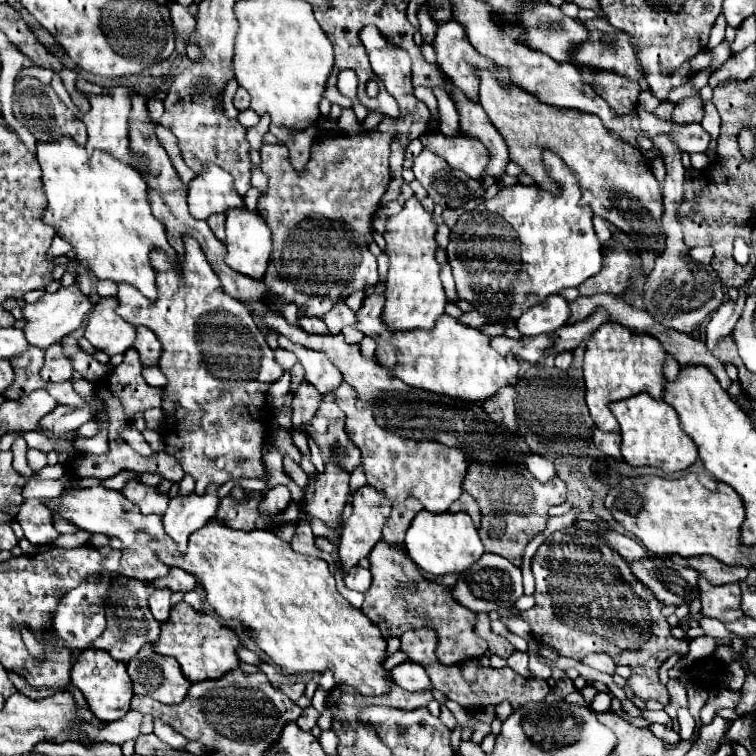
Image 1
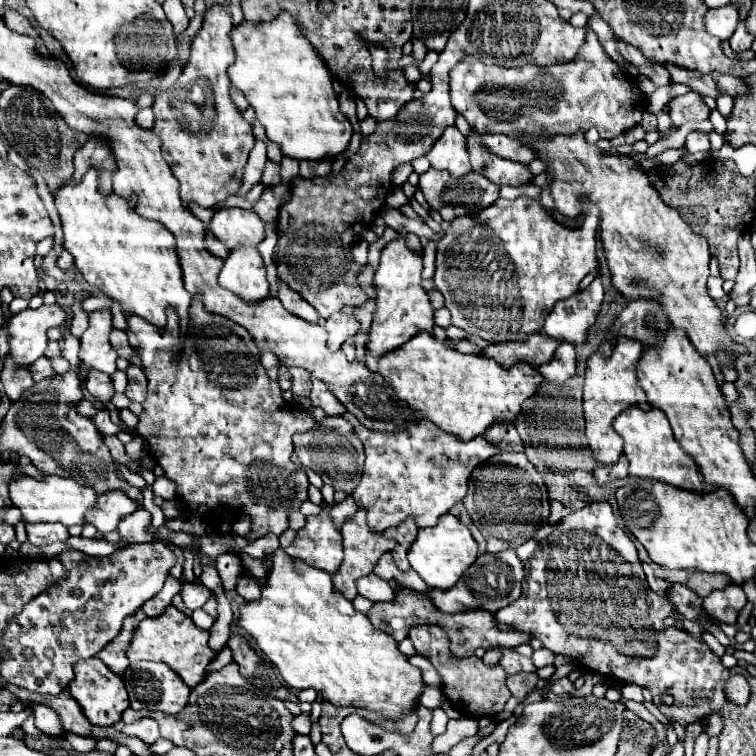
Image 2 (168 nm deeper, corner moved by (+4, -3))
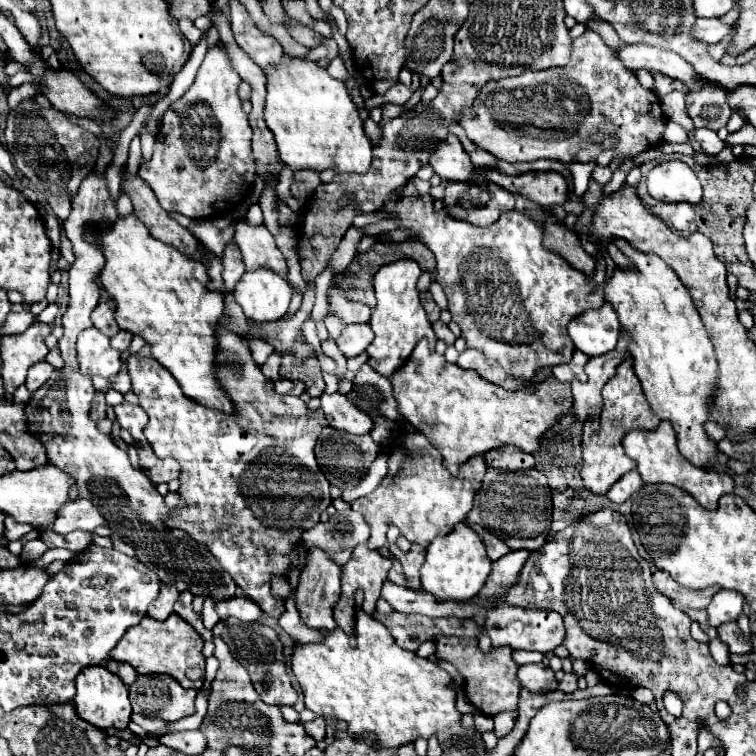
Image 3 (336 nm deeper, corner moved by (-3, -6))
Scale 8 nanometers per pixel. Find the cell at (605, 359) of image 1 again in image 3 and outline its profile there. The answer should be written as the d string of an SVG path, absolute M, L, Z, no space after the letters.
M624 359L618 365L616 375L602 389L602 399L604 399L604 405L602 405L602 413L598 419L598 429L594 429L592 419L588 419L584 423L582 467L580 467L584 485L598 495L606 495L606 491L612 487L612 483L616 483L626 471L636 469L636 463L632 463L632 459L628 459L628 455L624 453L624 447L622 447L624 433L630 429L638 429L638 427L640 429L656 429L658 427L658 419L656 419L656 415L652 415L652 409L648 407L648 401L644 399L640 381L636 379L632 359Z

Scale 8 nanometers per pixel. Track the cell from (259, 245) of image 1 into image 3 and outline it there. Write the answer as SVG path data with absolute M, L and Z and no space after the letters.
M268 267L246 271L234 287L234 299L248 319L258 323L286 315L292 297L290 285Z

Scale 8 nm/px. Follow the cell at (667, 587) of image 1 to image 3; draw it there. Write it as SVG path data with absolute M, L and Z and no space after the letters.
M724 623L724 625L716 627L716 631L718 631L718 639L728 645L730 653L740 653L742 655L742 653L750 653L752 651L752 643L748 643L744 639L744 635L738 629L736 623Z

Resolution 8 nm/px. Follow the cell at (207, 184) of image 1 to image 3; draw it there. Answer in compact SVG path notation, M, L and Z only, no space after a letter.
M240 219L234 223L234 229L234 243L242 253L246 269L266 265L278 275L286 273L284 255L278 251L274 235L264 225L250 225L246 219Z

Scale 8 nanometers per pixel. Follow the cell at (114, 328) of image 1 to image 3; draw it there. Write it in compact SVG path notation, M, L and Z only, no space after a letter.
M96 327L80 333L76 351L80 371L84 375L100 375L104 379L110 379L120 371L120 353L110 347L110 339Z

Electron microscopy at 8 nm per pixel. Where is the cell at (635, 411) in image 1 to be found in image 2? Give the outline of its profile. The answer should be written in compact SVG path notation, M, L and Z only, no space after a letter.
M627 408L625 412L621 412L621 416L617 416L617 422L613 422L613 428L625 440L625 456L629 460L631 476L651 478L695 494L705 494L705 480L701 480L701 472L693 468L693 462L689 460L689 456L685 456L677 440L673 440L669 420L665 420L665 414L661 410Z

